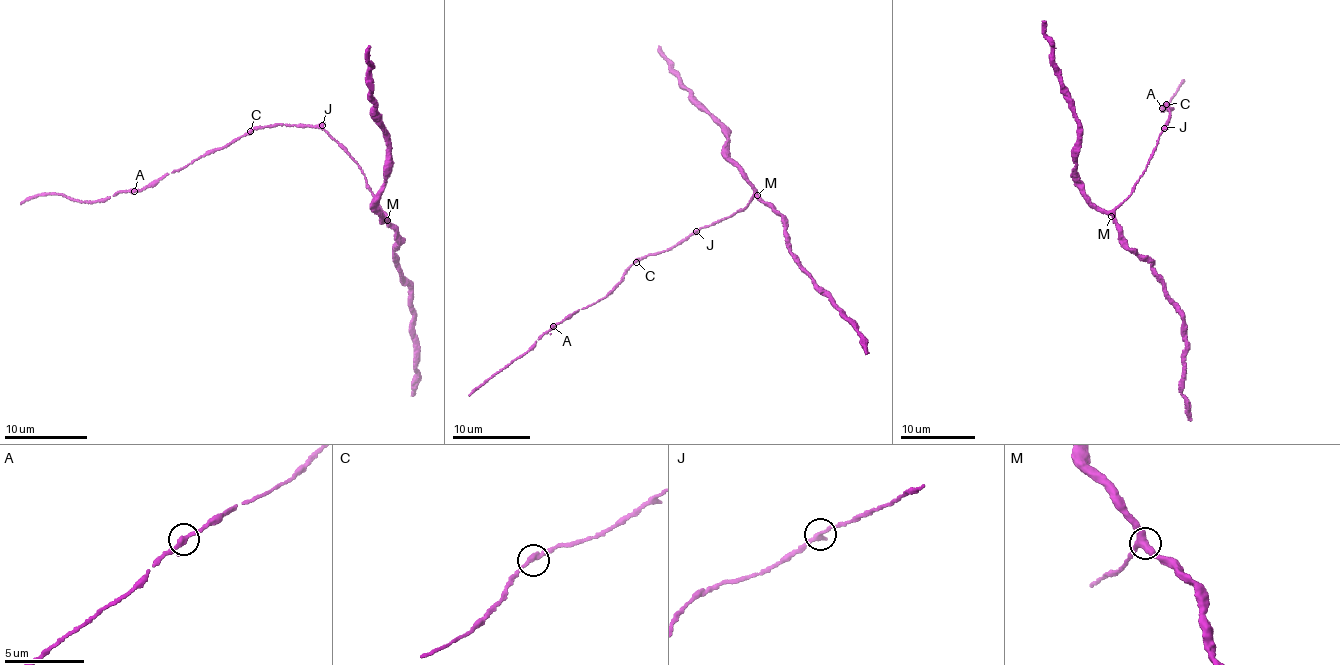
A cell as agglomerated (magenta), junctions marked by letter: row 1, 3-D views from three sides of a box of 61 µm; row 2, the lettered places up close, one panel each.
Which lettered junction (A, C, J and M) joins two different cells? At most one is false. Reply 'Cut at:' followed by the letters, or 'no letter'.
Cut at: no letter

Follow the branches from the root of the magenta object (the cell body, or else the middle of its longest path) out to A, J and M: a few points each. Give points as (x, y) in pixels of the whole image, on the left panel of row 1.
A: (340, 147), (322, 128), (279, 124), (252, 128), (233, 142), (134, 190)
J: (340, 147), (322, 125)
M: (340, 147), (359, 166), (387, 220)

